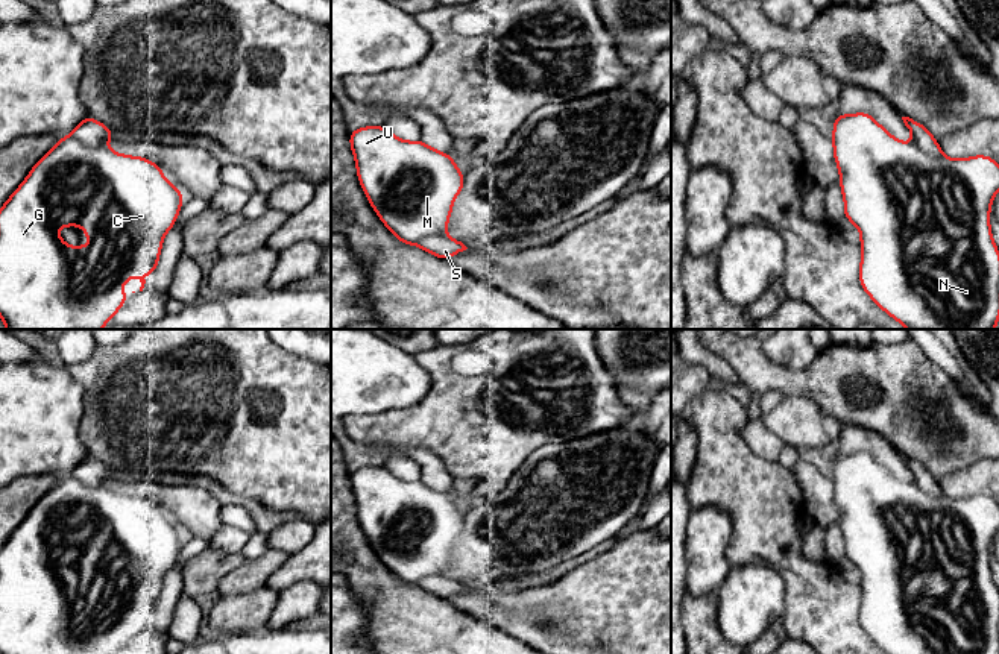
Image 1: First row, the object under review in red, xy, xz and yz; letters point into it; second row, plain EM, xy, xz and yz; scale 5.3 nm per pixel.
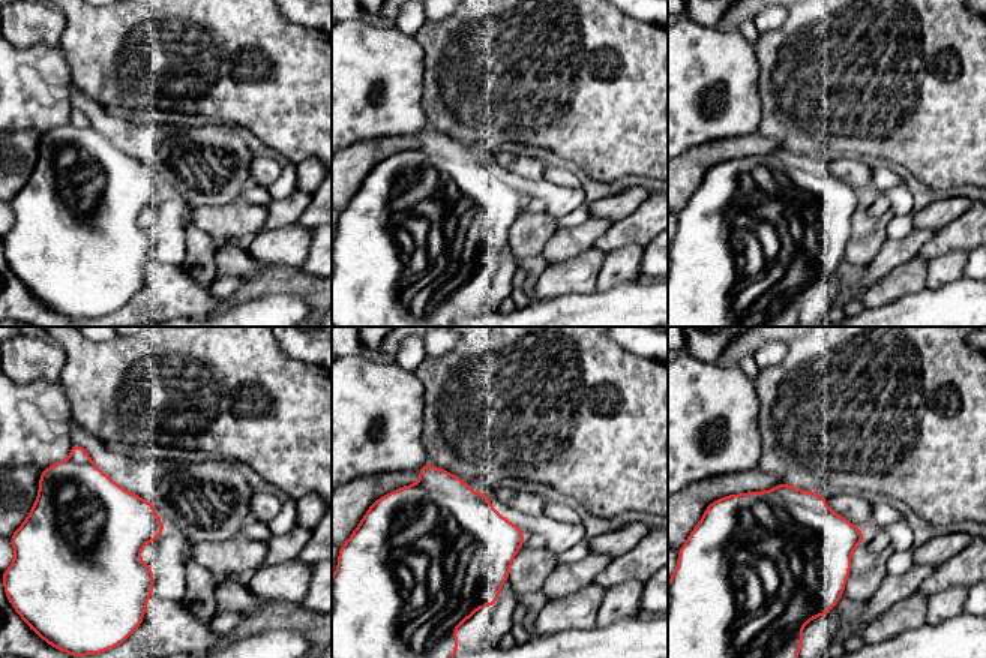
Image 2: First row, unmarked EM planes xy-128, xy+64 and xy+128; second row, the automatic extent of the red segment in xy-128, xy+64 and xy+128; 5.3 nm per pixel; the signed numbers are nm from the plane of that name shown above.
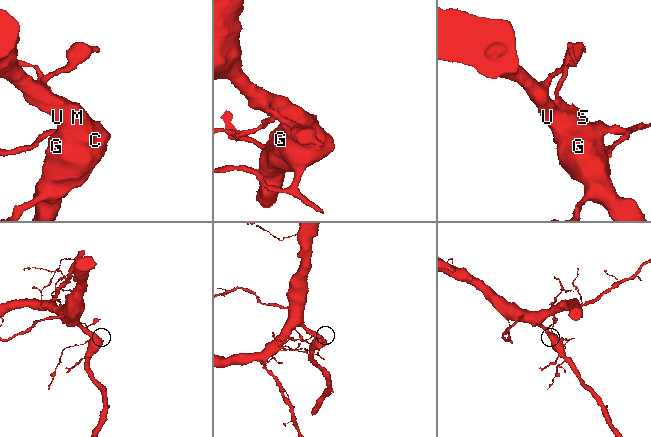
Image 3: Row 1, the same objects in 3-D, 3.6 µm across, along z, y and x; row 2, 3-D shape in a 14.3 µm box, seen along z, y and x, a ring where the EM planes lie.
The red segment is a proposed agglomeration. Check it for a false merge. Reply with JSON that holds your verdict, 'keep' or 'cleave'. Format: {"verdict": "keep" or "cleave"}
{"verdict": "keep"}

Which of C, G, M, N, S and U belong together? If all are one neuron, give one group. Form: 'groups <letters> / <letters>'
groups C G M N S U

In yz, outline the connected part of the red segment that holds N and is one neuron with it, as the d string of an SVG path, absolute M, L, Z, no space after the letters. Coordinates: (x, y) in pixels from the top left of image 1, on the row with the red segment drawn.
M856 112L852 115L837 114L832 132L834 158L840 170L840 187L844 197L844 217L861 232L861 264L859 284L871 300L890 317L908 329L996 329L999 320L999 249L990 229L990 208L999 191L999 164L985 155L975 155L964 159L950 159L943 155L938 141L919 121L902 117L911 130L914 141L902 143L882 127L870 114Z

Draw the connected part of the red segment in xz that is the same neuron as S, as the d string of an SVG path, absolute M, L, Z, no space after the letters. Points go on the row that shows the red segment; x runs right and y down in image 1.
M364 126L349 132L349 144L360 185L370 206L401 243L419 246L446 261L468 249L462 241L446 235L454 200L465 184L452 156L427 146L422 140L404 141L384 126Z

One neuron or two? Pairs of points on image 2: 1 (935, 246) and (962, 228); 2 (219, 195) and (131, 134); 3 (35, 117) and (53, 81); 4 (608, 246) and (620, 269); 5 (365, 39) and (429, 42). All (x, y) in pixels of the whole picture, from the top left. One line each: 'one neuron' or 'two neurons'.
1: one neuron
2: one neuron
3: one neuron
4: two neurons
5: two neurons

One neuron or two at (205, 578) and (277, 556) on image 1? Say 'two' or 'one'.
one

